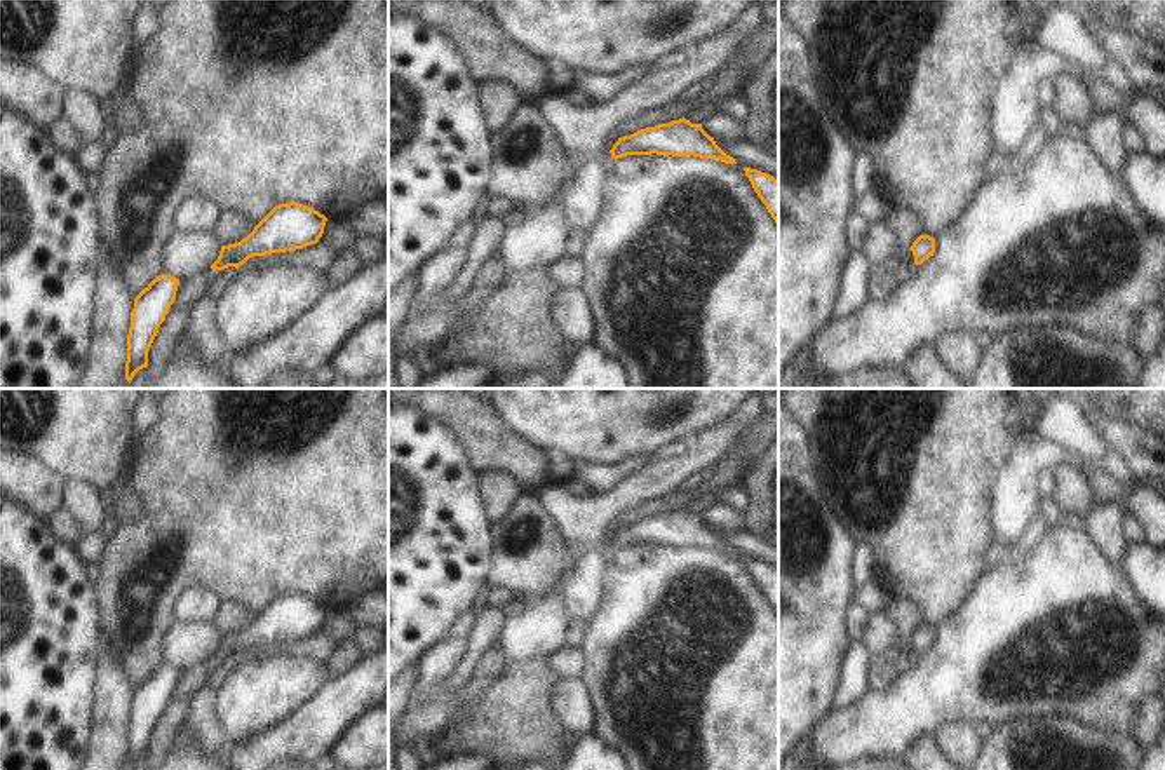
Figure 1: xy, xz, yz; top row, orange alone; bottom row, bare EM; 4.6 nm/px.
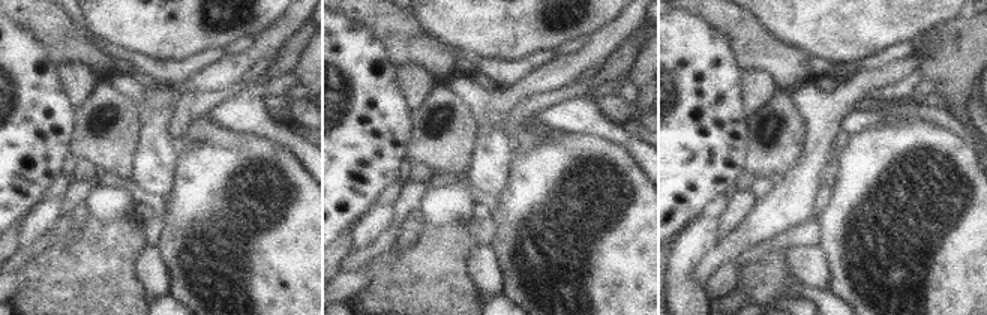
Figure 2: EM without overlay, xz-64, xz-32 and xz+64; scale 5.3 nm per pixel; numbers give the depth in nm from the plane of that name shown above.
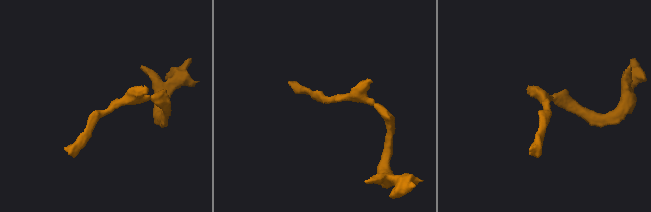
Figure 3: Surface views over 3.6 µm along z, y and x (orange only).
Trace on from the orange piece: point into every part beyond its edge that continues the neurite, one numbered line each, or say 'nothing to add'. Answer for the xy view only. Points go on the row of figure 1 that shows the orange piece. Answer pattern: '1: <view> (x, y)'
nothing to add

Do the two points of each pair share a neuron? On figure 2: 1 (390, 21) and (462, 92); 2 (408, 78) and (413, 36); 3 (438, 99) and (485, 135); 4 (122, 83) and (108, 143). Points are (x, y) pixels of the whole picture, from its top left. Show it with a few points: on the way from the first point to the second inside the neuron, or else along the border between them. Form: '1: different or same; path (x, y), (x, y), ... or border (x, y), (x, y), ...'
1: different; border (455, 72), (443, 80)
2: different; border (396, 65), (422, 65), (437, 80)
3: different; border (476, 123), (473, 159), (468, 164)
4: different; border (104, 78), (135, 105)

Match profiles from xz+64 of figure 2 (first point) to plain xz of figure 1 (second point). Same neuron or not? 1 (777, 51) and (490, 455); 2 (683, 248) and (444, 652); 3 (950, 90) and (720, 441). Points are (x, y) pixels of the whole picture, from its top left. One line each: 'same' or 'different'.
1: same
2: same
3: different

